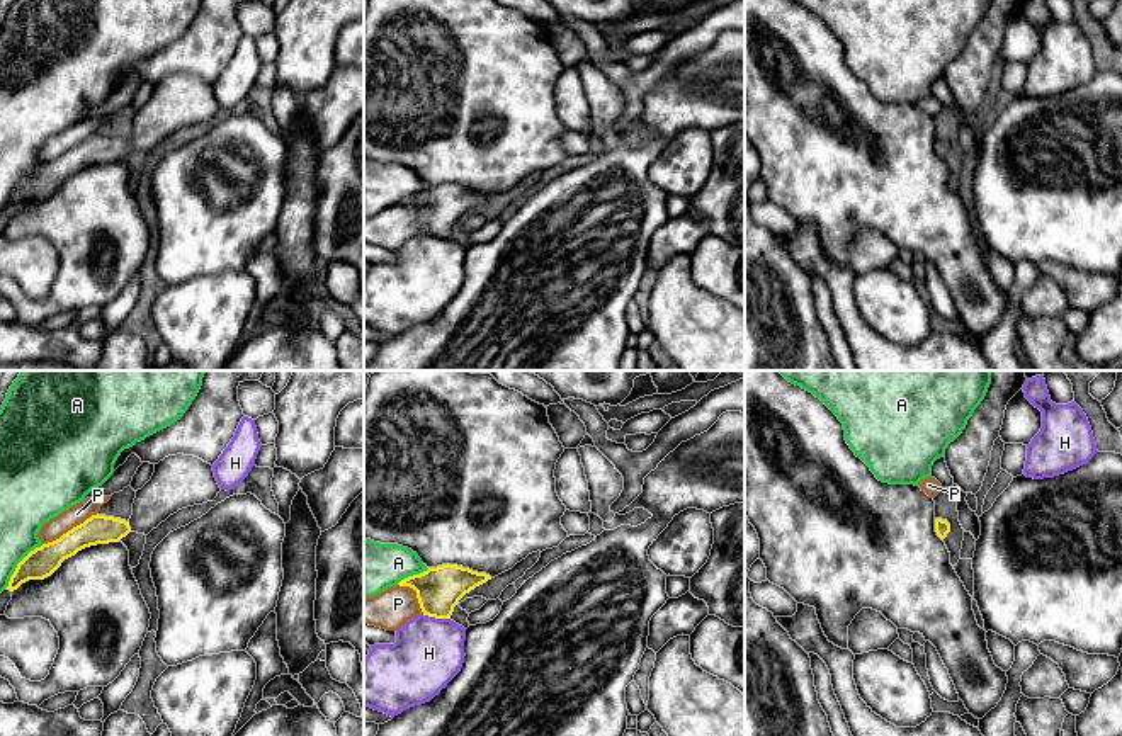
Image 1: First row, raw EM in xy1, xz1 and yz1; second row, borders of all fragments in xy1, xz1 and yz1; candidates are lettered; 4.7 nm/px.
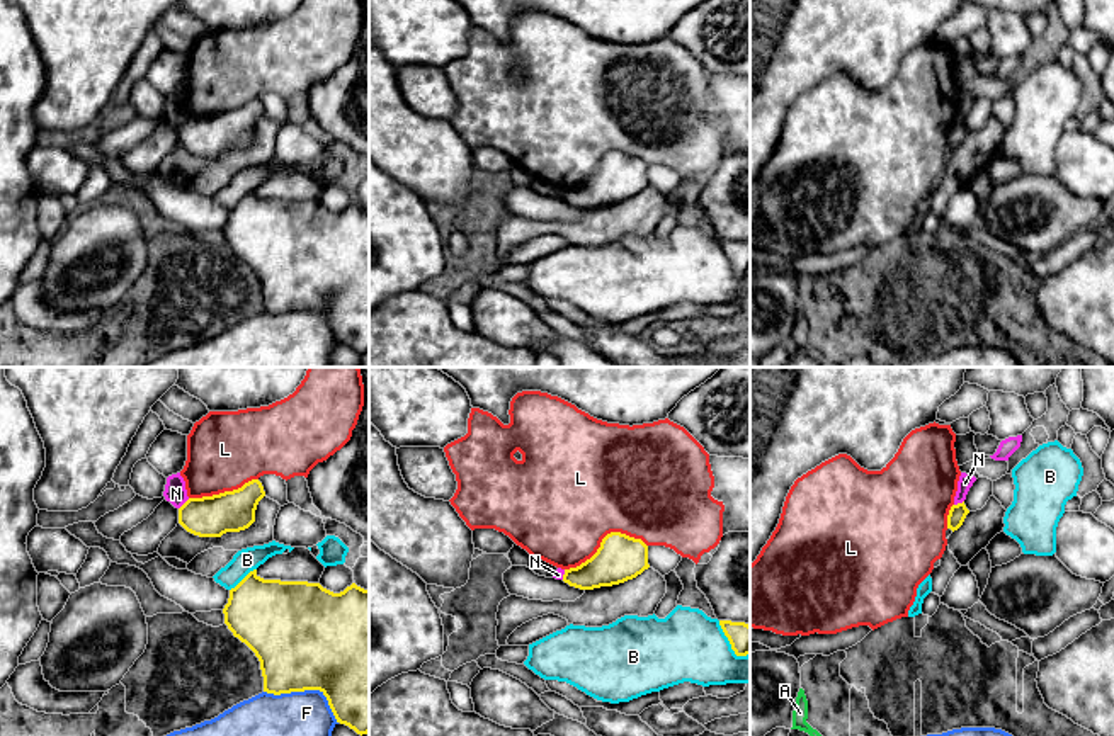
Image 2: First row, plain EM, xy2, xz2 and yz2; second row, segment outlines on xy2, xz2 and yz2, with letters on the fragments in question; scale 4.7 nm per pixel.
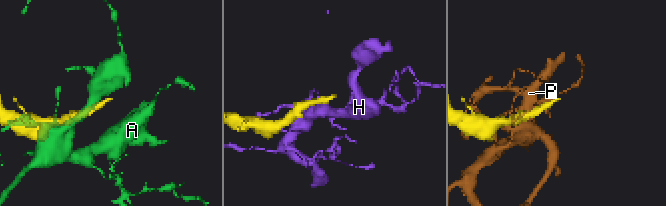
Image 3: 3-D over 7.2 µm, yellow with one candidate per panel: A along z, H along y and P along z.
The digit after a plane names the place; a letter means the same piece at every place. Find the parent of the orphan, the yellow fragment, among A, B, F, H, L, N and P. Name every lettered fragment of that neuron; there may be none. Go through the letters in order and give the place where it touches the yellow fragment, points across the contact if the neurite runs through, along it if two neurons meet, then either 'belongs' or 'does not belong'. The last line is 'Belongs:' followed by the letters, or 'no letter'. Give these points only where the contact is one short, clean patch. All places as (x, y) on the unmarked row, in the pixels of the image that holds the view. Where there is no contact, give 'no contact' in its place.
A: contact xy1 (17, 184); does not belong
B: contact xy2 (244, 198); does not belong
F: contact xy2 (308, 308); does not belong
H: contact xz1 (437, 237); does not belong
L: contact xz2 (602, 158); does not belong
N: contact xy2 (184, 123); border xy2 (189, 118), (179, 128); does not belong
P: contact xy1 (72, 148); does not belong
Belongs: no letter

